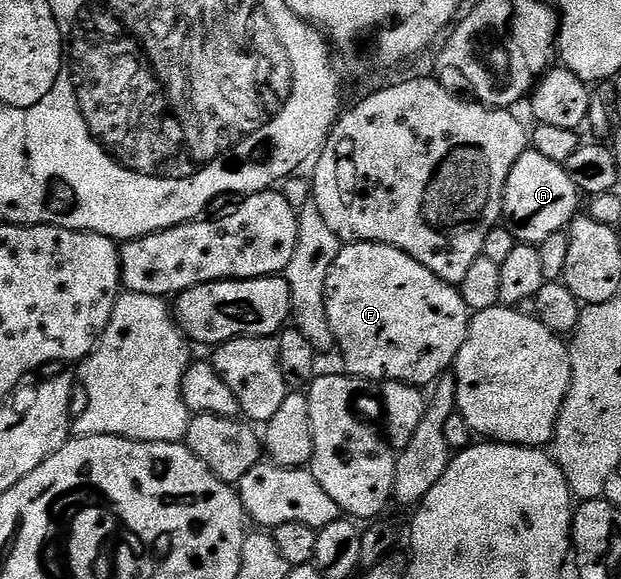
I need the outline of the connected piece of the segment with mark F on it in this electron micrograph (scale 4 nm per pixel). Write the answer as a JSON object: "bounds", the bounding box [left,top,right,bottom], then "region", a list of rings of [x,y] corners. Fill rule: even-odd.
{"bounds":[326,242,472,385],"region":[[[369,242],[341,245],[339,256],[328,274],[326,302],[334,343],[342,355],[345,371],[359,381],[399,380],[405,384],[433,385],[453,369],[460,346],[466,341],[472,315],[455,285],[432,274],[428,266],[420,266],[420,262],[404,254],[404,250]]]}

